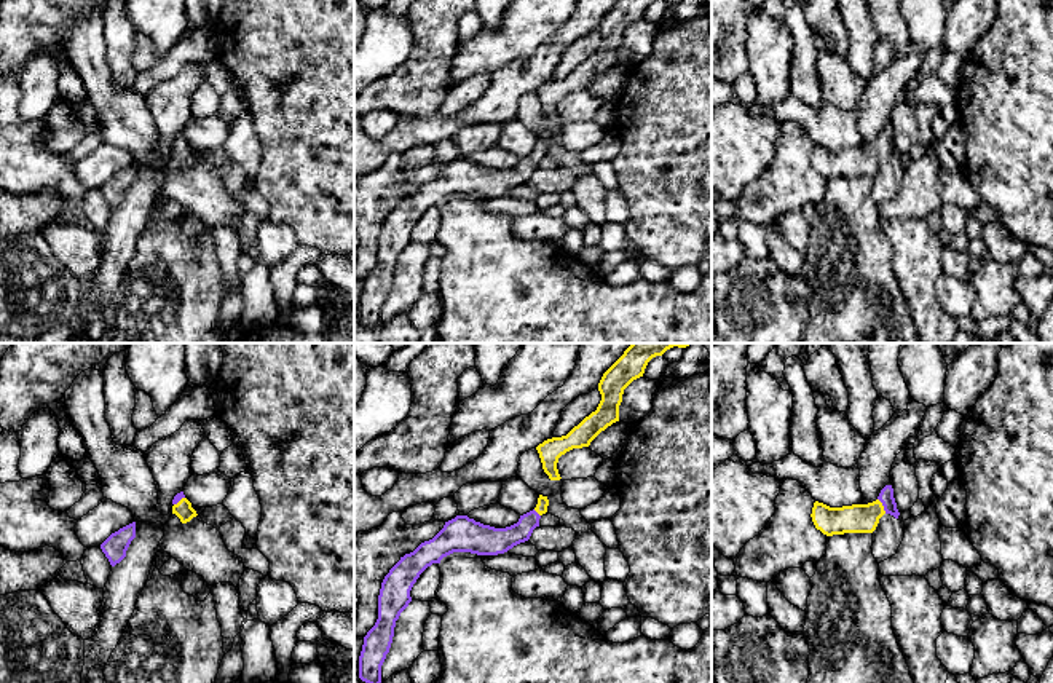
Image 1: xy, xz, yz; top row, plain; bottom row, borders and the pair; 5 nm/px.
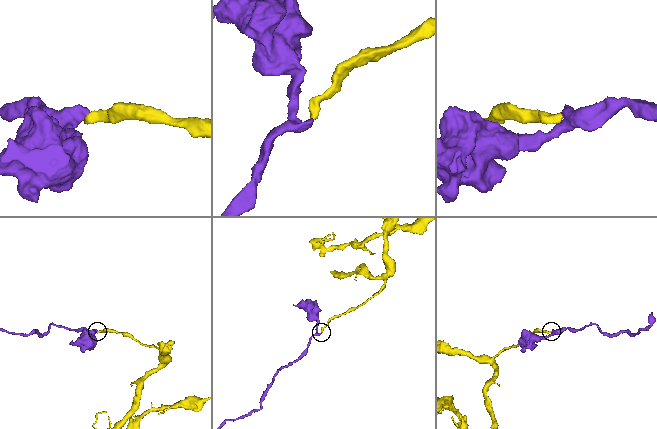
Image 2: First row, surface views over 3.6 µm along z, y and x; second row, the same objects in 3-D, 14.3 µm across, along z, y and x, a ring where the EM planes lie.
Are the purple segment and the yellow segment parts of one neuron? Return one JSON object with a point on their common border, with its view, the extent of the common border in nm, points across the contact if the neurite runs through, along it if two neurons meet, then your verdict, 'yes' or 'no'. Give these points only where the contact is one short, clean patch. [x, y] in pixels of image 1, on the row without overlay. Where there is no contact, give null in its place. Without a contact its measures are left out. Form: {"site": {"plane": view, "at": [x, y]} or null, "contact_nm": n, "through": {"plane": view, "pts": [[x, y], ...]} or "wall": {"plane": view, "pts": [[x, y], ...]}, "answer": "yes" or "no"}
{"site": {"plane": "yz", "at": [883, 147]}, "contact_nm": 90, "through": {"plane": "yz", "pts": [[886, 139], [883, 147], [865, 160], [859, 160]]}, "answer": "yes"}

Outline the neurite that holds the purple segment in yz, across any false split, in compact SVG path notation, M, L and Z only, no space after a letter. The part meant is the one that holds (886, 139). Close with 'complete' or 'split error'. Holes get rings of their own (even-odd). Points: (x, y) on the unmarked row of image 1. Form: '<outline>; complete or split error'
M885 128L878 142L868 147L830 150L815 144L810 160L817 172L826 179L833 179L844 176L873 176L884 156L890 156L895 161L900 158L892 128Z; split error

